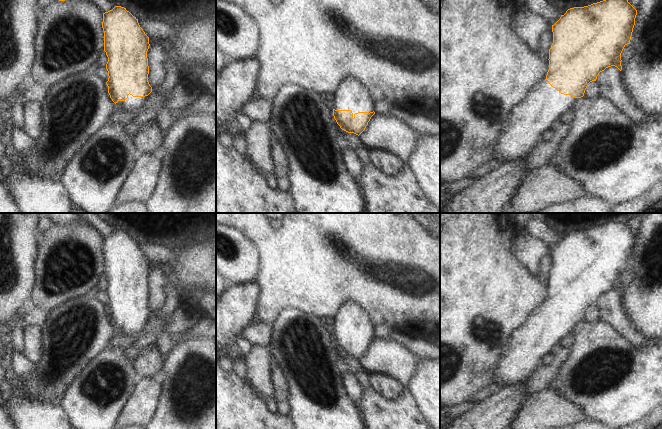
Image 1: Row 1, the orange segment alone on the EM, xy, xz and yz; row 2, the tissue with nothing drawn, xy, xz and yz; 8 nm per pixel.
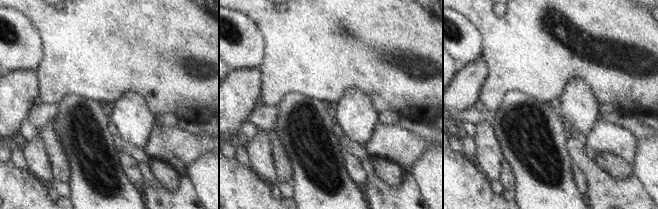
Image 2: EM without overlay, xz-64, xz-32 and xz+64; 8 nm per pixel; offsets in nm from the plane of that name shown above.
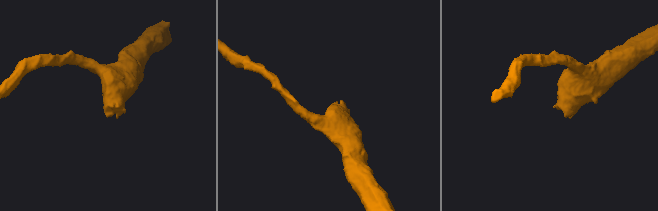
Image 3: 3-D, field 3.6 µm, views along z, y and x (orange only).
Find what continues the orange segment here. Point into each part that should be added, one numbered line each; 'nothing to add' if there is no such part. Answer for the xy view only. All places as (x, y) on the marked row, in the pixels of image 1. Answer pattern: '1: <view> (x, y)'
1: xy (132, 104)

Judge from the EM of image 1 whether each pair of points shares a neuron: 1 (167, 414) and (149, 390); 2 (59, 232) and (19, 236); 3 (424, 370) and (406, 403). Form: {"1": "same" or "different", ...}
{"1": "different", "2": "different", "3": "different"}

